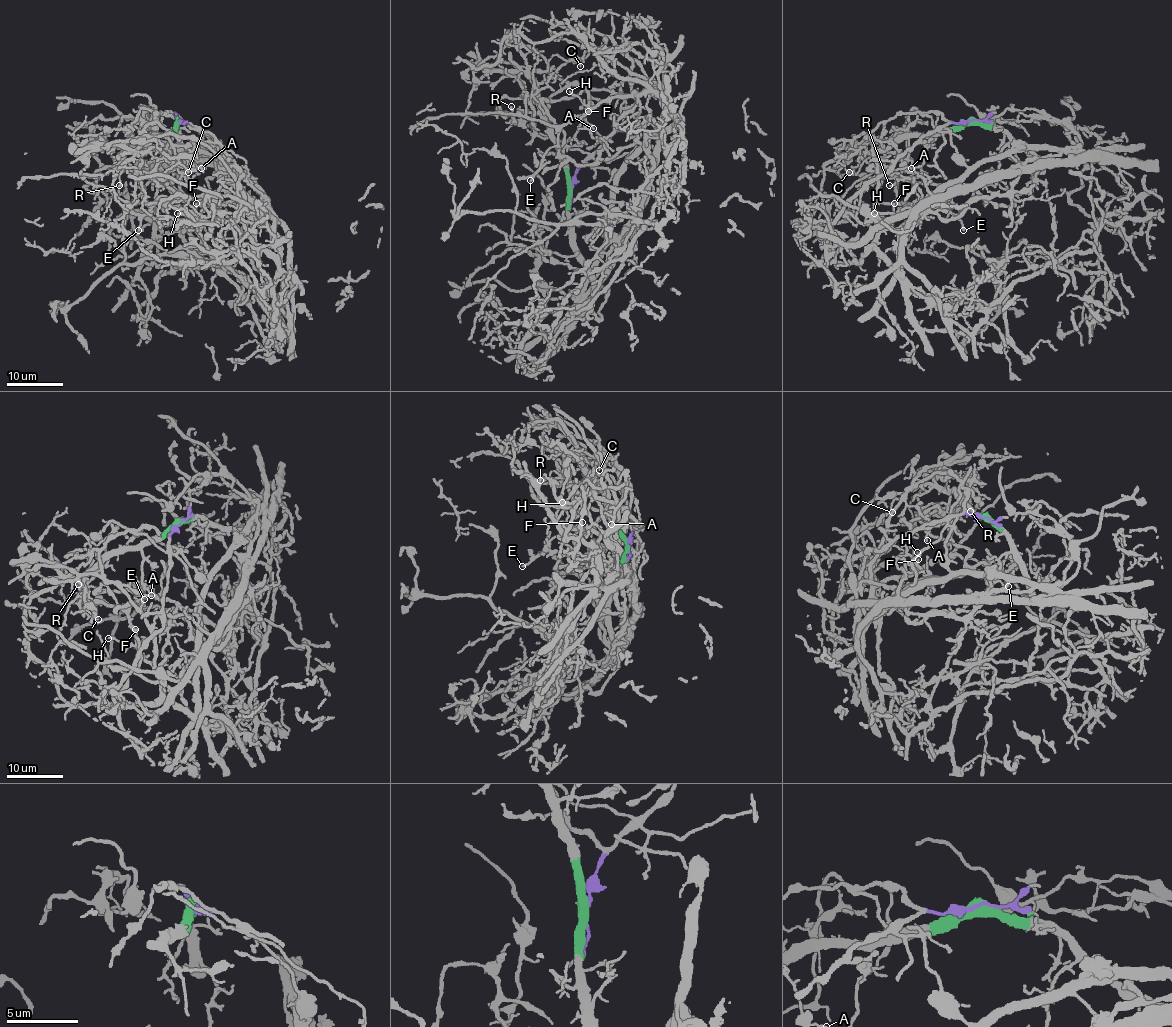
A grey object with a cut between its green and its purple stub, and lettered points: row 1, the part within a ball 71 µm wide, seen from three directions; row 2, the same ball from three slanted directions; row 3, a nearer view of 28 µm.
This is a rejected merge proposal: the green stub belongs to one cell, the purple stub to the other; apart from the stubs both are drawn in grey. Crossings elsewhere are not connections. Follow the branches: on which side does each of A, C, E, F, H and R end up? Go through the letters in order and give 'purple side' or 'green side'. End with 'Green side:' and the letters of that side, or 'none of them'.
A: green side
C: green side
E: purple side
F: purple side
H: purple side
R: green side
Green side: A, C, R

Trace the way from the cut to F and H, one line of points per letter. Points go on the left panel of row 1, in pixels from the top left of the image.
F: (178, 120), (208, 131), (234, 161), (230, 172), (244, 196), (244, 215), (240, 219), (204, 221), (196, 204)
H: (178, 120), (214, 137), (234, 161), (230, 172), (244, 196), (244, 215), (240, 219), (196, 221), (177, 213)

